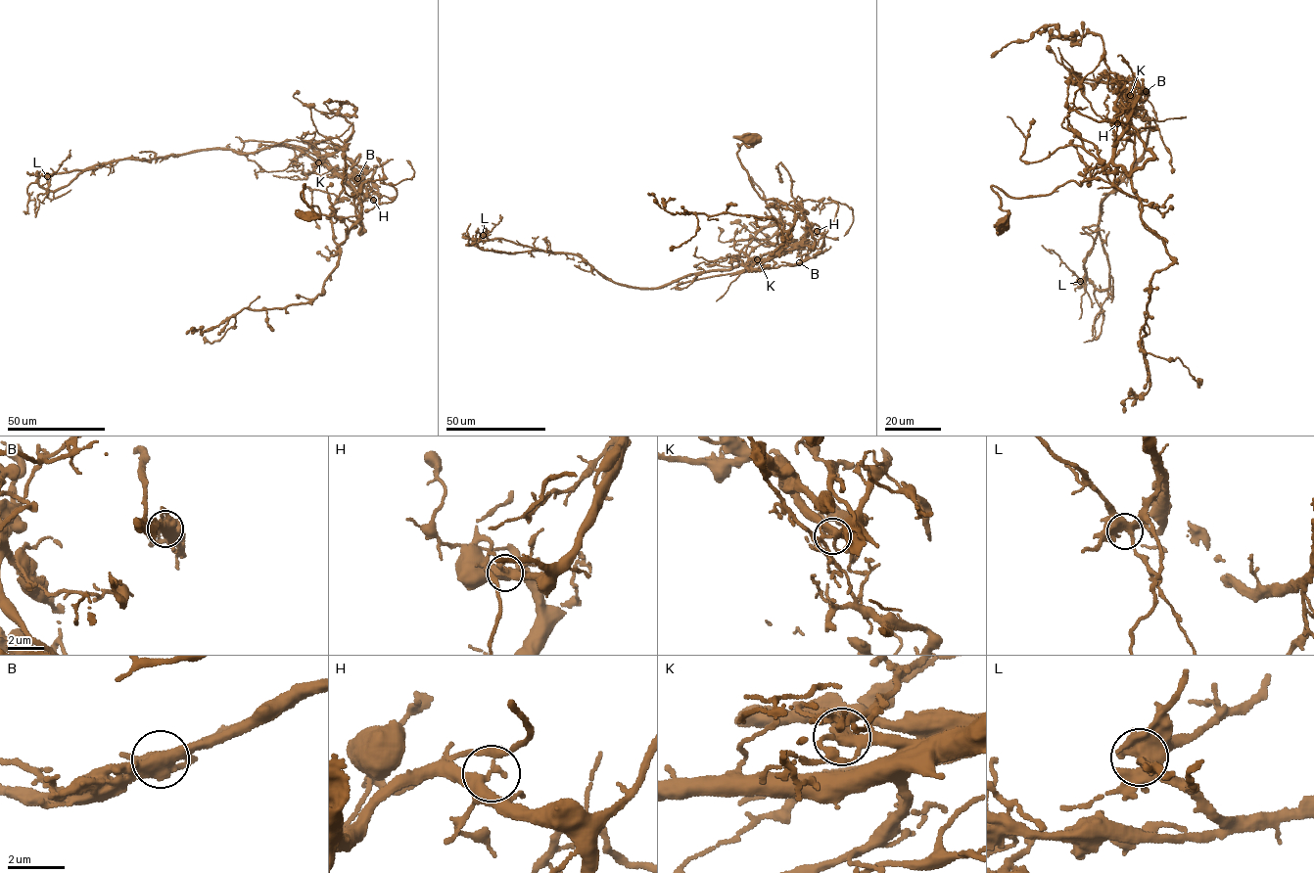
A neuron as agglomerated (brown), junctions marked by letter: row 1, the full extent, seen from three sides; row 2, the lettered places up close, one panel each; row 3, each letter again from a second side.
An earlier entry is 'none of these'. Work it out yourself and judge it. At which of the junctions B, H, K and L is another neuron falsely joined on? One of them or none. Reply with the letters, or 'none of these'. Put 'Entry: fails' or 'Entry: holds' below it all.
none of these
Entry: holds

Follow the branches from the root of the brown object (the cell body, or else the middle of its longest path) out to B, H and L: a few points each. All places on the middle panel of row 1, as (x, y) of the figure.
B: (749, 139), (737, 155), (759, 197), (802, 211), (806, 235), (823, 236), (820, 252), (799, 263)
H: (749, 139), (750, 146), (737, 144), (737, 155), (759, 197), (802, 211), (807, 220), (806, 235), (817, 231)
L: (749, 139), (737, 155), (759, 197), (807, 220), (803, 241), (764, 261), (639, 288), (576, 254), (483, 235)

